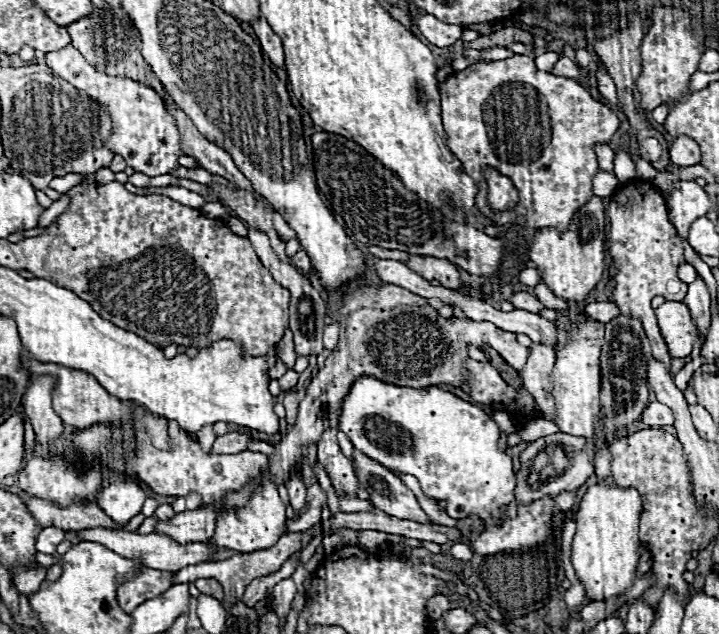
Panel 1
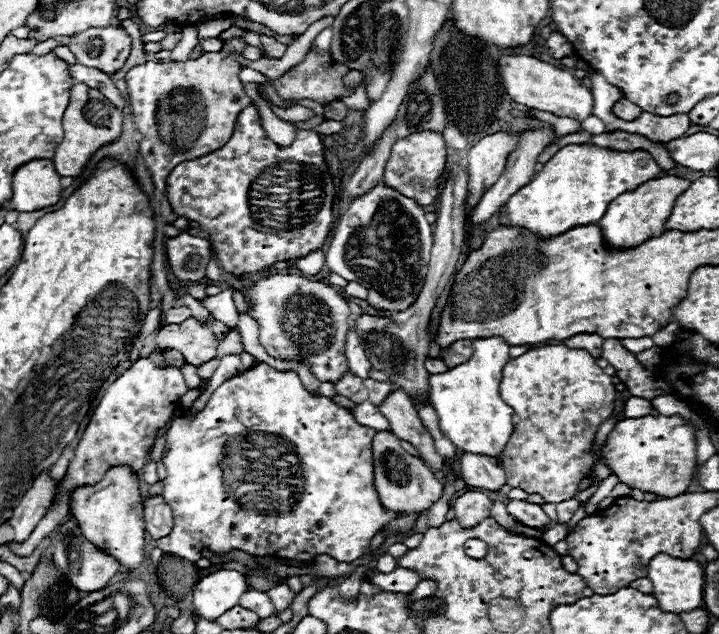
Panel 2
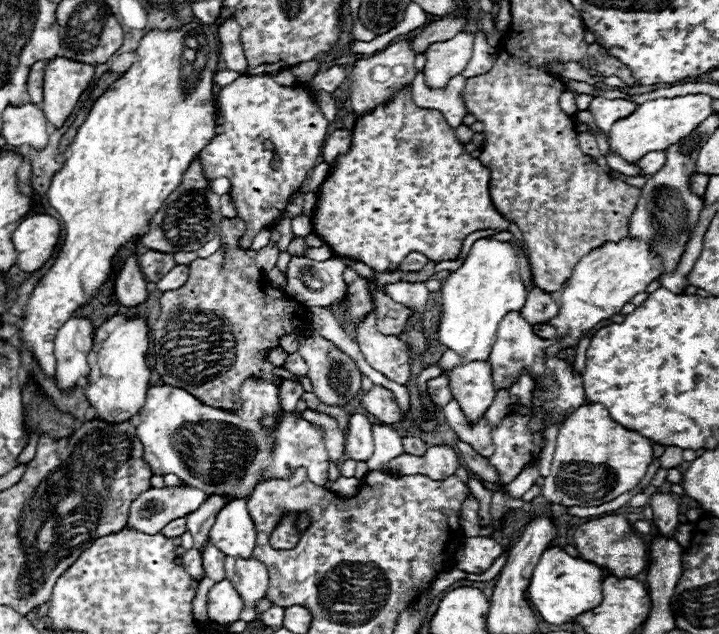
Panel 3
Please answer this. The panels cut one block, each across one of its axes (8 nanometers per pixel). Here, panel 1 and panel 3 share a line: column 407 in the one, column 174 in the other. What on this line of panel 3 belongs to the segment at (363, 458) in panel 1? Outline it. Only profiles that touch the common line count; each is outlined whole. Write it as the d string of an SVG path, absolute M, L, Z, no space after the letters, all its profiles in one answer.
M150 488L132 502L128 522L142 532L156 534L164 528L164 524L194 512L204 500L206 494L198 488Z

